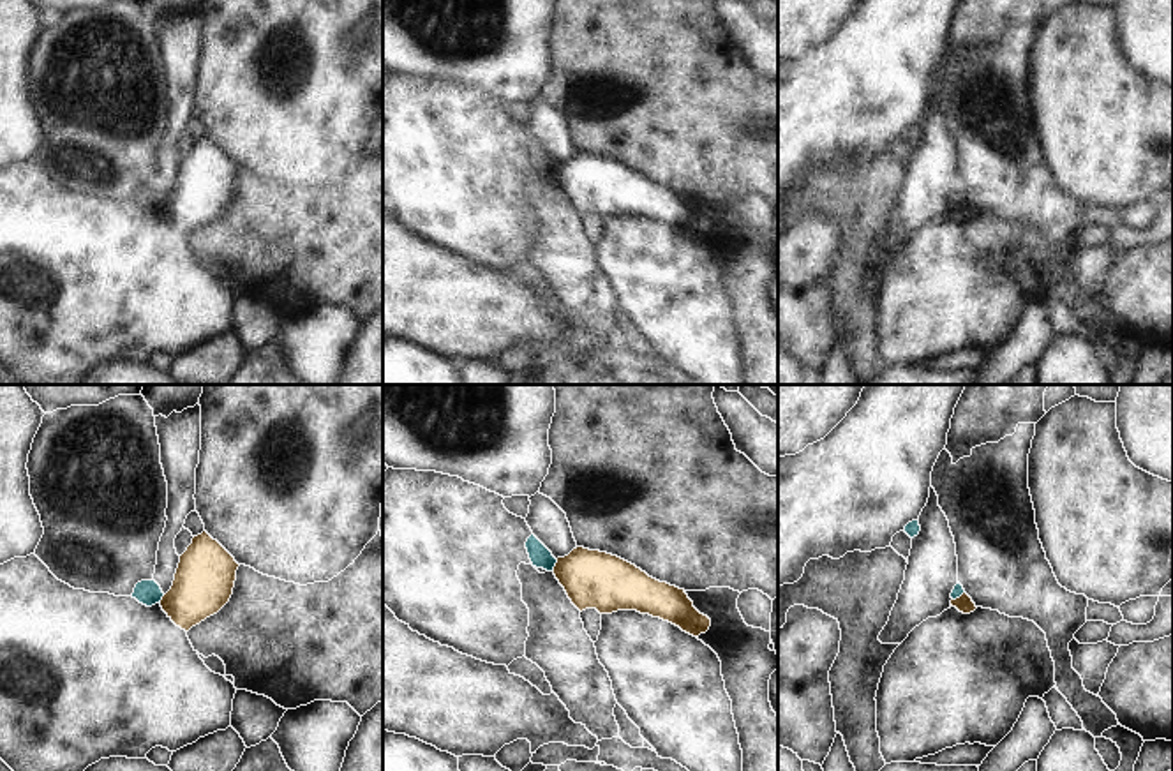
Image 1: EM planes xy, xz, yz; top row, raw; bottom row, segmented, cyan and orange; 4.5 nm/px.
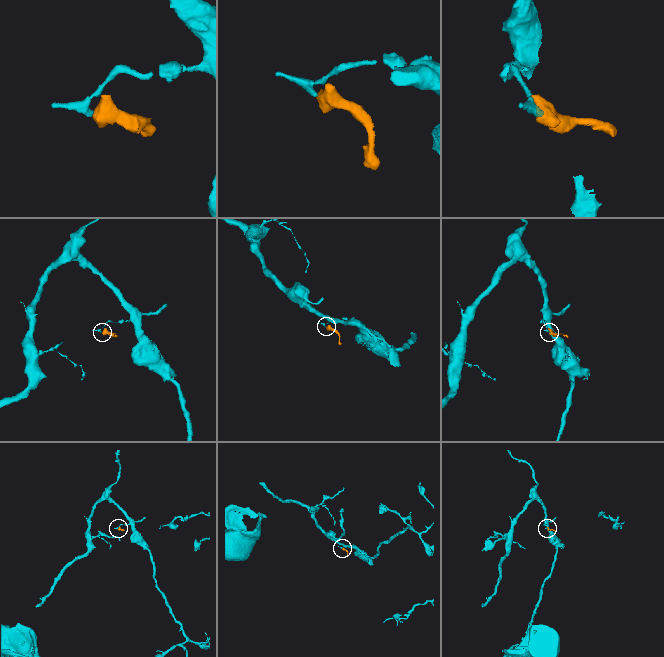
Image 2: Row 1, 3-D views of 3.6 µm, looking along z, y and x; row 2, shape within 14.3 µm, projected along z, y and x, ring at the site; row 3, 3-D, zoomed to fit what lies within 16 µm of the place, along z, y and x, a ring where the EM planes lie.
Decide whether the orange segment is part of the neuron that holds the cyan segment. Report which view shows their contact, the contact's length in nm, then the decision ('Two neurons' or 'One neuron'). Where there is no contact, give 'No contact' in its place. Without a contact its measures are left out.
Touches cyan in xz. Shared border 70 nm. Two neurons.

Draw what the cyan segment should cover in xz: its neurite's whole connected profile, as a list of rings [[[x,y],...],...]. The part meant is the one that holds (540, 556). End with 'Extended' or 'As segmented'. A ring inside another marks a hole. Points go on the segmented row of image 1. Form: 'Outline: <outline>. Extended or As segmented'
Outline: [[[534,535],[527,538],[526,549],[527,549],[533,566],[543,568],[547,572],[554,570],[557,559]]]. As segmented.

